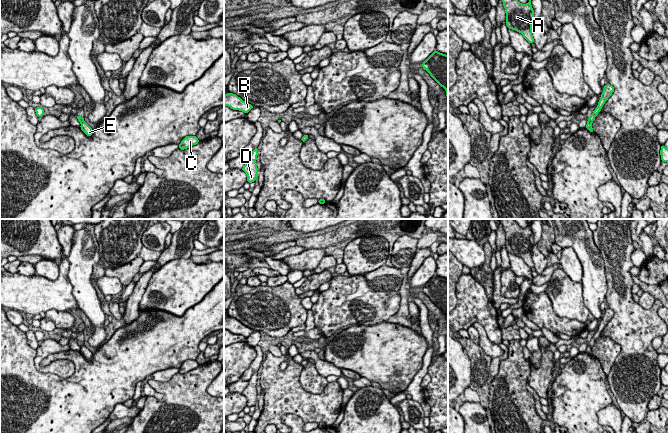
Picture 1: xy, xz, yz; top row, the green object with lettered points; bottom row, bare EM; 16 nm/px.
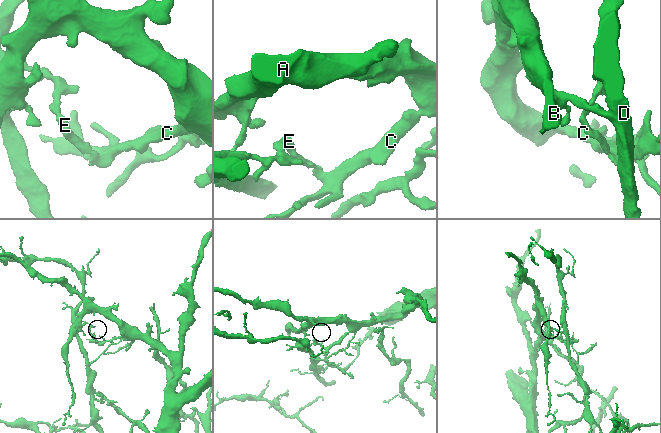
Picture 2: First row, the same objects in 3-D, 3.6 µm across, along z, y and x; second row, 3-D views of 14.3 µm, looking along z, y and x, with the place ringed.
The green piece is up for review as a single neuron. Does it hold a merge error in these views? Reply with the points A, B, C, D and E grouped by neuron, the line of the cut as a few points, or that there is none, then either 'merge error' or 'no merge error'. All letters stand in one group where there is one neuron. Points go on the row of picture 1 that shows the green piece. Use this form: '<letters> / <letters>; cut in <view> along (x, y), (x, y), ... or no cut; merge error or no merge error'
A B C E / D; cut in yz along (588, 120), (591, 124); merge error

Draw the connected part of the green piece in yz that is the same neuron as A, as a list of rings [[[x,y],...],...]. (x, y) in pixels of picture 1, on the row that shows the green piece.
[[[502,0],[506,13],[506,25],[508,29],[515,30],[523,35],[530,43],[534,43],[532,35],[532,24],[534,21],[534,10],[531,0],[522,4],[518,0]]]

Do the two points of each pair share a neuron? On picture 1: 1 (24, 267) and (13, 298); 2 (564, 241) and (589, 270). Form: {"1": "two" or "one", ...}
{"1": "two", "2": "one"}

